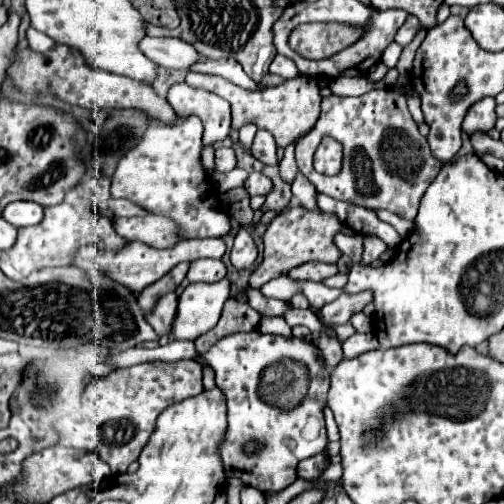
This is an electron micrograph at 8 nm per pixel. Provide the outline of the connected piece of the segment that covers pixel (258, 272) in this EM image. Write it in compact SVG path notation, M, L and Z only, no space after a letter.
M286 207L282 213L278 213L266 233L264 233L264 259L262 263L250 273L248 285L260 289L266 281L286 275L292 267L298 267L306 261L326 261L336 263L340 259L338 247L332 243L332 237L340 231L342 223L334 213L312 213L304 207Z

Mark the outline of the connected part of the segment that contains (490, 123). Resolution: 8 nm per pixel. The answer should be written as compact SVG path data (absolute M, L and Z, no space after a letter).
M482 99L480 103L476 103L468 111L468 115L466 115L464 123L462 123L464 133L466 135L488 133L496 125L496 119L498 119L496 113L494 113L494 109L496 109L496 101L494 99Z

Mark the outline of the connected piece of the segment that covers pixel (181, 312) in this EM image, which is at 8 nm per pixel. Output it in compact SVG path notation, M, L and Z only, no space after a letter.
M230 281L190 283L178 297L174 325L168 335L160 337L159 345L172 341L194 341L210 331L222 313L224 301L230 297Z

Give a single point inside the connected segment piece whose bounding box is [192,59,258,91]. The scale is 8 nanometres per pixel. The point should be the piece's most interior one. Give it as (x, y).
(230, 69)

